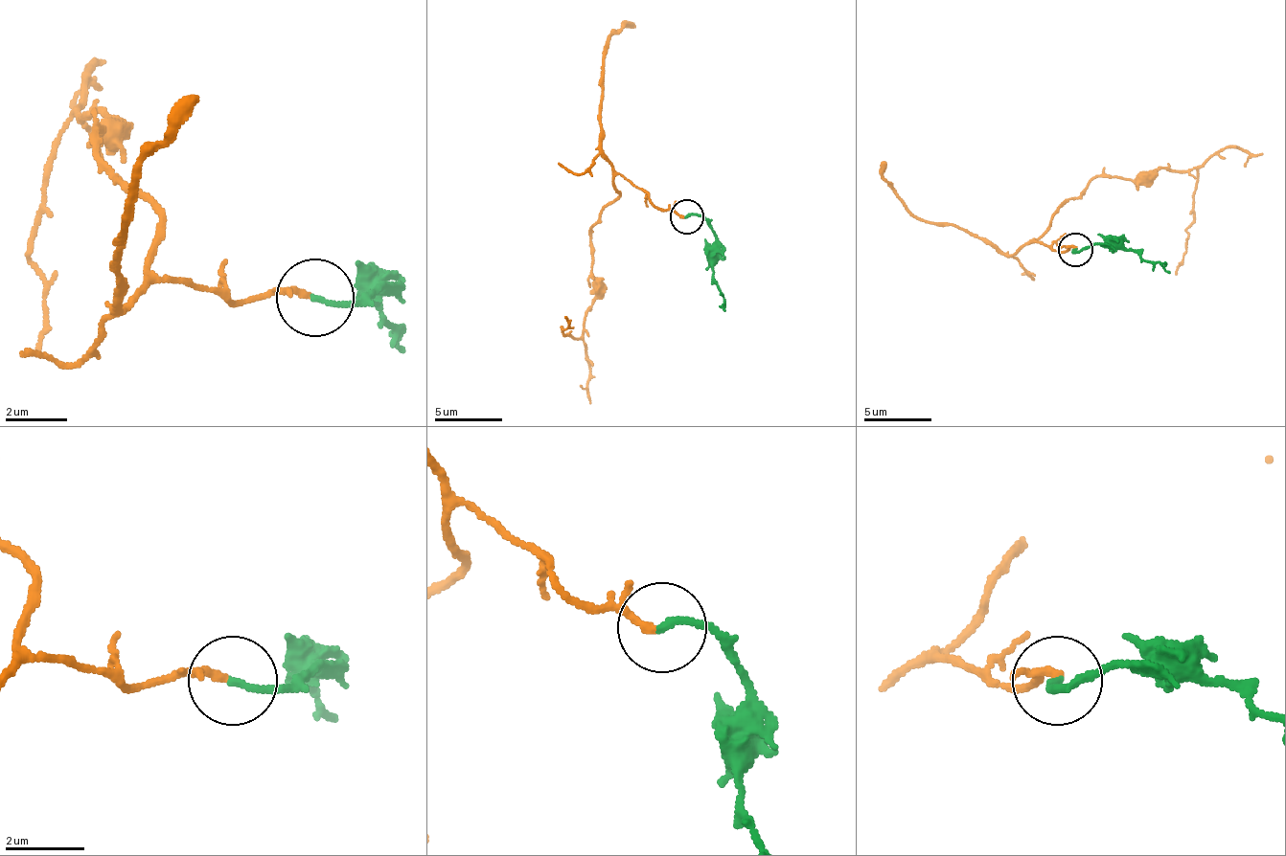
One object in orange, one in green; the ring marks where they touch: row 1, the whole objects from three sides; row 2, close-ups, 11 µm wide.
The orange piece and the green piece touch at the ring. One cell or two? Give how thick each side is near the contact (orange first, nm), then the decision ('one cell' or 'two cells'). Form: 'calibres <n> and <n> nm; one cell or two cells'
calibres 180 and 170 nm; one cell

